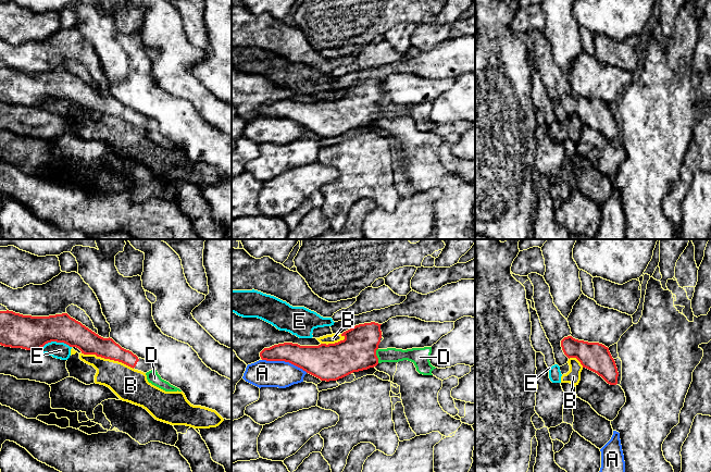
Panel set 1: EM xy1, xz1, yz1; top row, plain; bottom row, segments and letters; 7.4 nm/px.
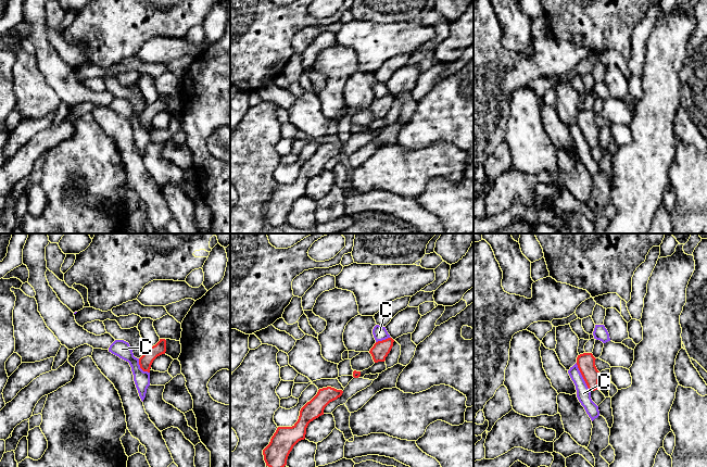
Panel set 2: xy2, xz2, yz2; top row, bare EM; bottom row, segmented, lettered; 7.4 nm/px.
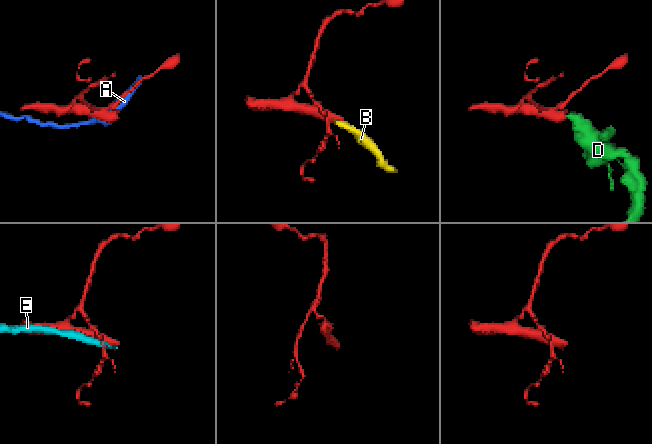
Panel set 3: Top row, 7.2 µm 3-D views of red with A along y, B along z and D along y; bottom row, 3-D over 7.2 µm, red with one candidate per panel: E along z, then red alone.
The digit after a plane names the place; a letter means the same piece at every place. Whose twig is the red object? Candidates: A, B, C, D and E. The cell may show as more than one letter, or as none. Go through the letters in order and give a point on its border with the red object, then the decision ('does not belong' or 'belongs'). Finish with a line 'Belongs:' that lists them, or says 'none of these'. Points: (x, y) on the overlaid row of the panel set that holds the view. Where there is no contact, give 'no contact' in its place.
A: contact xz1 (285, 361); does not belong
B: contact xy1 (108, 358); does not belong
C: contact yz2 (582, 376); does not belong
D: contact xz1 (376, 356); belongs
E: contact xy1 (54, 340); does not belong
Belongs: D

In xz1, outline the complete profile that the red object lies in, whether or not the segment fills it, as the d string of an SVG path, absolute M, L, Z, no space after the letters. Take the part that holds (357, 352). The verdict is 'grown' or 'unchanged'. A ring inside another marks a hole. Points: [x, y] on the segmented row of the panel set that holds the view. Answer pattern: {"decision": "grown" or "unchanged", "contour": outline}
{"decision": "grown", "contour": "M375 322L356 325L341 334L341 336L345 337L344 340L335 344L300 346L298 344L284 343L274 345L270 348L264 348L260 352L260 357L262 360L266 361L289 362L321 381L326 382L337 381L353 372L374 368L382 362L399 362L403 360L413 362L420 374L433 375L432 371L436 368L433 367L429 361L432 347L412 348L407 350L396 348L379 349L378 345L382 338L381 325L382 324Z"}

